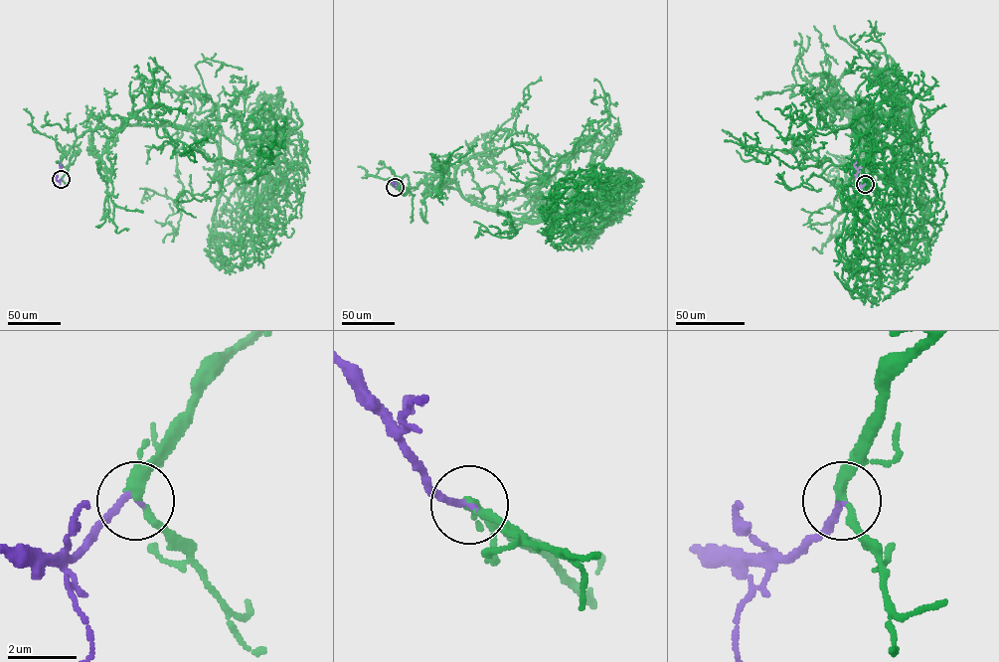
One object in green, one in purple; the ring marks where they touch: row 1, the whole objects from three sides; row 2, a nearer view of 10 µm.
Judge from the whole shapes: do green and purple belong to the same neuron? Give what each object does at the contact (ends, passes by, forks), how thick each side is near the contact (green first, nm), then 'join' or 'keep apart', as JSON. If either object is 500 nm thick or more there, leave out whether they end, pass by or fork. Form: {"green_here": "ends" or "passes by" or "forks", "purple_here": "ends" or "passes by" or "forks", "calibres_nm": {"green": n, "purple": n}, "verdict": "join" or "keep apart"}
{"green_here": "passes by", "purple_here": "ends", "calibres_nm": {"green": 280, "purple": 200}, "verdict": "join"}

